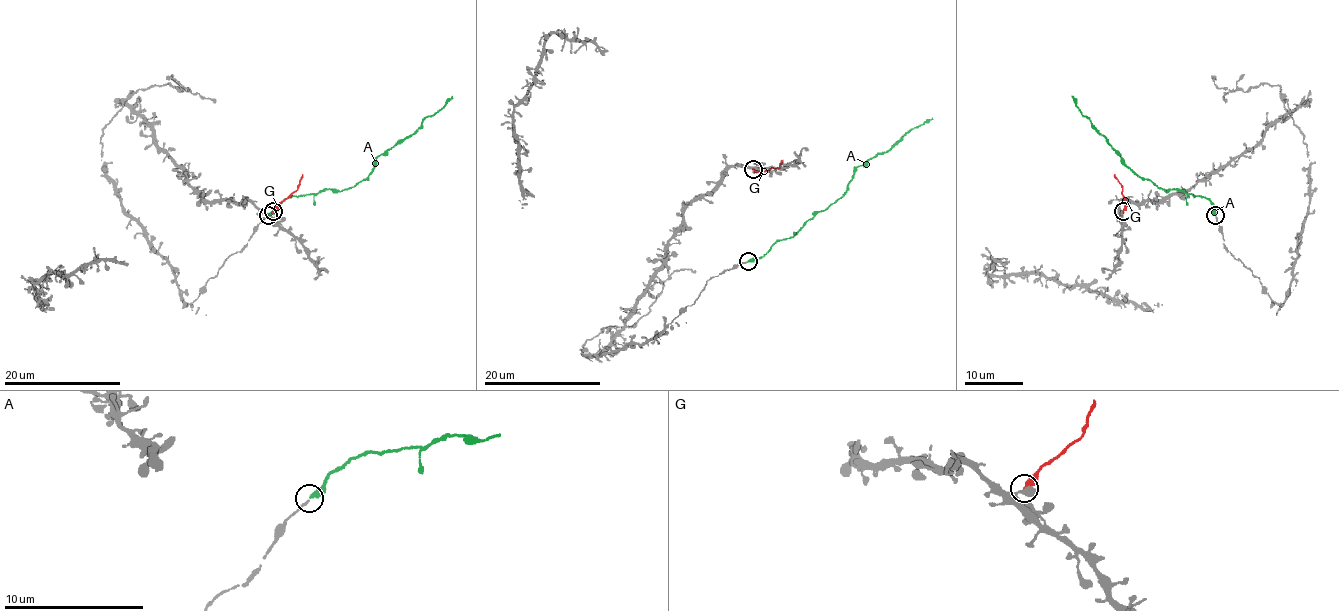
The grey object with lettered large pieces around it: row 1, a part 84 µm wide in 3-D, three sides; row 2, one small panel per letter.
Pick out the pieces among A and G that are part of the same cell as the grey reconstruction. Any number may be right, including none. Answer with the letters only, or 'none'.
A

